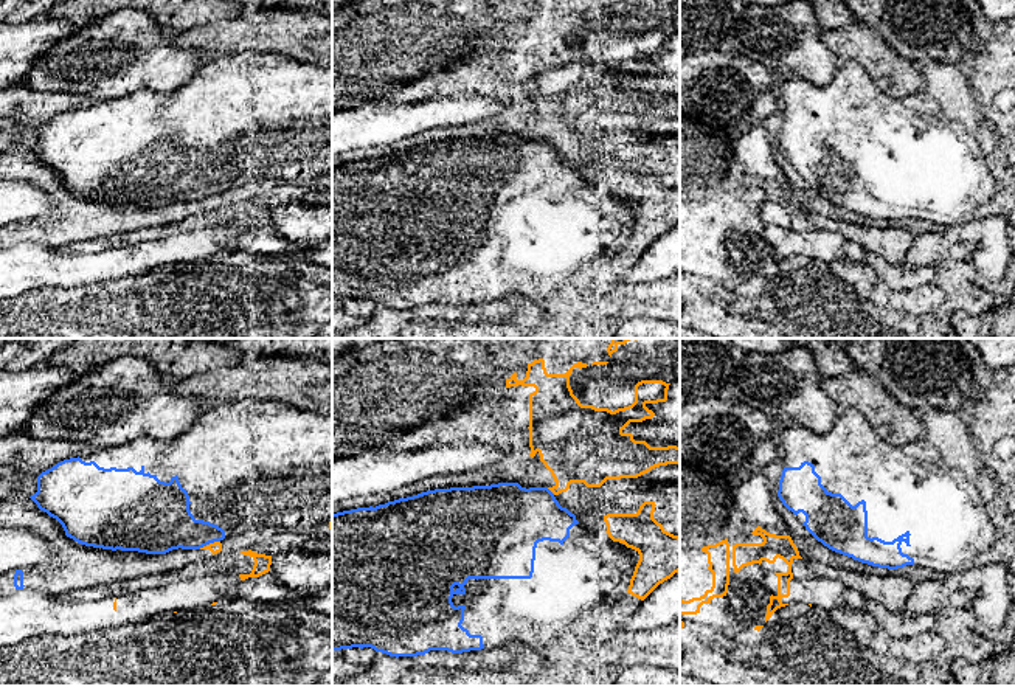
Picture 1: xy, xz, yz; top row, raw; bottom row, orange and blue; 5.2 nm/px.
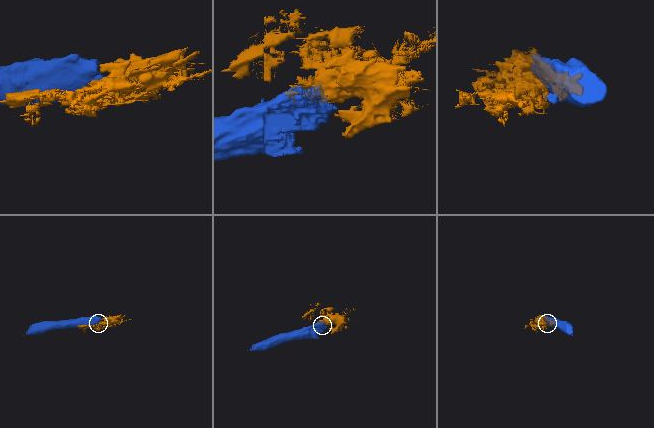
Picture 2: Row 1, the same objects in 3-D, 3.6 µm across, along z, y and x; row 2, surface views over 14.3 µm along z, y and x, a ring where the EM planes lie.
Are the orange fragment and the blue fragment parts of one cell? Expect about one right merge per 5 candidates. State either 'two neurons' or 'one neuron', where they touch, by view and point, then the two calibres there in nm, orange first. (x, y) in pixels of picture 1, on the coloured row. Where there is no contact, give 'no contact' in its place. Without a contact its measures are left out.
two neurons | xy (210, 543) | 60/280 nm

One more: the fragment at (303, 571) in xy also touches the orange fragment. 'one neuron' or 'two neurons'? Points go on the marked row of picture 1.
two neurons

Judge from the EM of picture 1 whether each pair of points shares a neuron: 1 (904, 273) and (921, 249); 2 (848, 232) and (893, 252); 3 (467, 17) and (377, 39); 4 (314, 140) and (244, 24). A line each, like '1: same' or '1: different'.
1: different
2: same
3: same
4: different

